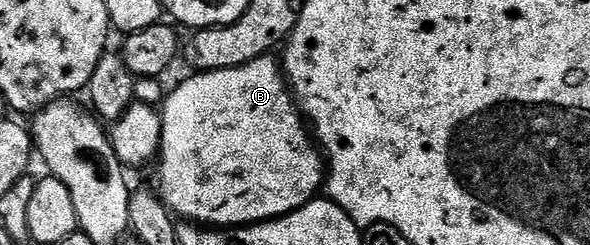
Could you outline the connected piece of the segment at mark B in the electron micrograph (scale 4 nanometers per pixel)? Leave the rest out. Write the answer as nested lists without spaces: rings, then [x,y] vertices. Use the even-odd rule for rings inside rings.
[[[267,56],[236,68],[191,73],[191,78],[165,95],[160,106],[162,142],[156,157],[156,190],[179,219],[206,228],[237,228],[291,214],[319,197],[327,163],[293,100],[281,65],[272,59]]]

